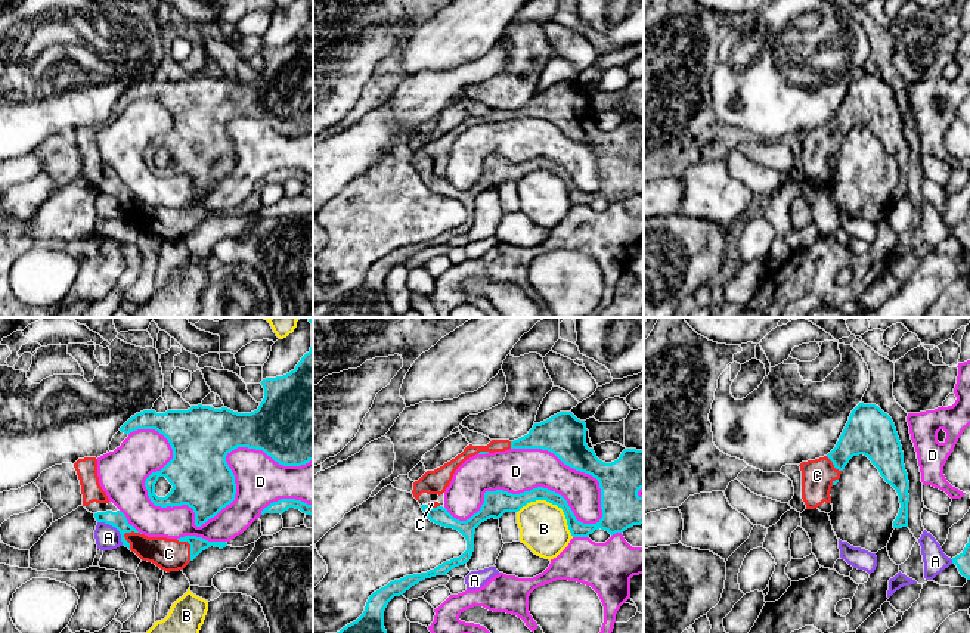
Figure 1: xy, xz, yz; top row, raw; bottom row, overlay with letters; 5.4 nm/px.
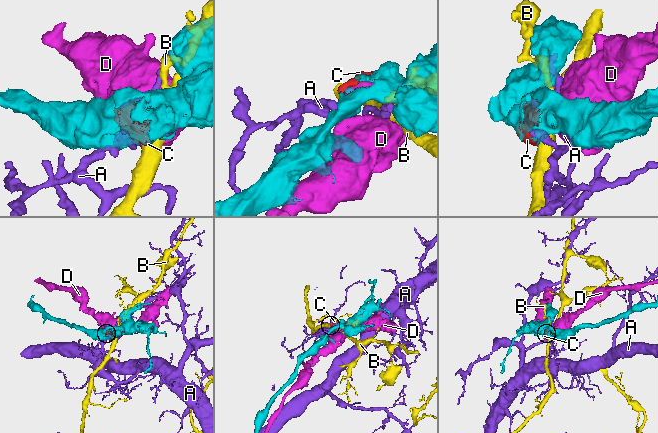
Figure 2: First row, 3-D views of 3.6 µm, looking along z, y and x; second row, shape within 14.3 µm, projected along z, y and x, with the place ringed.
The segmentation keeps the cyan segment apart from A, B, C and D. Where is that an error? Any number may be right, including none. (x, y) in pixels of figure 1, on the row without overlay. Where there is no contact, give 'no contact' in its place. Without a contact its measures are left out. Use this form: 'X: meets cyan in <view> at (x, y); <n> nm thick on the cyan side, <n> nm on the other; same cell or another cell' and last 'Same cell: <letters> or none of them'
A: meets cyan in xy at (115, 196); 90 nm thick on the cyan side, 140 nm on the other; another cell
B: meets cyan in xz at (552, 173); 110 nm thick on the cyan side, 260 nm on the other; another cell
C: meets cyan in xy at (126, 201); 90 nm thick on the cyan side, 160 nm on the other; same cell
D: meets cyan in xy at (200, 195); 320 nm thick on the cyan side, 180 nm on the other; another cell
Same cell: C

